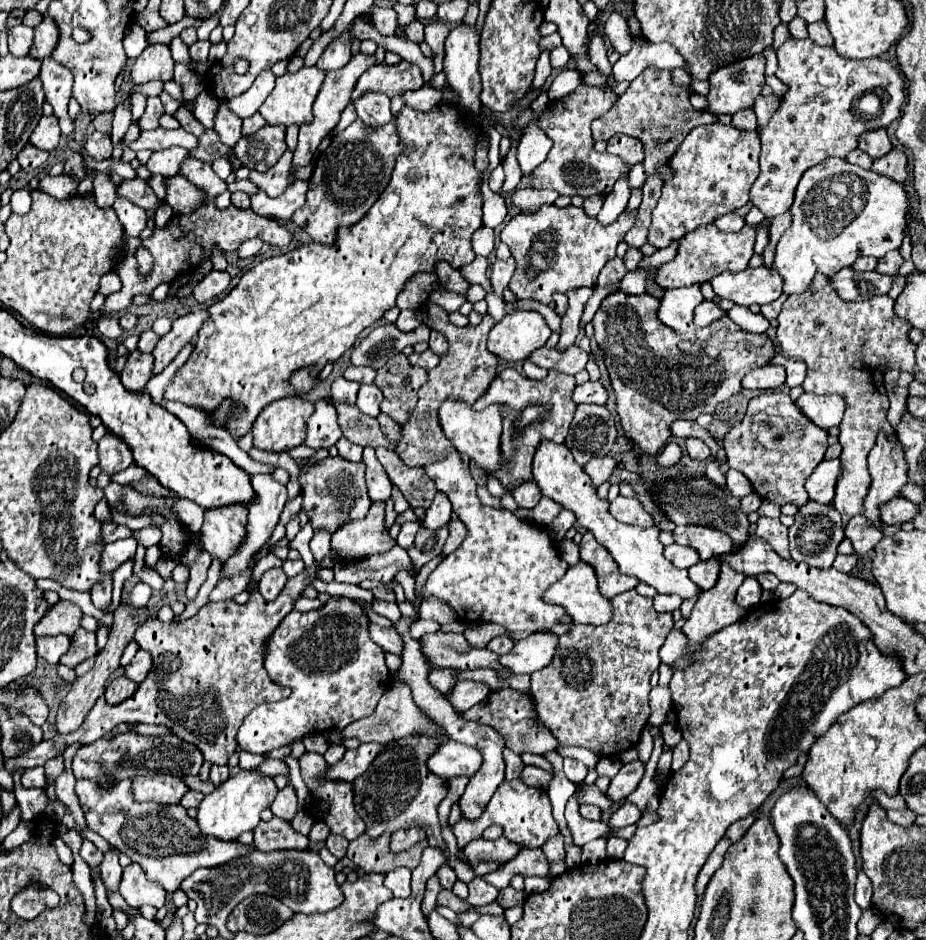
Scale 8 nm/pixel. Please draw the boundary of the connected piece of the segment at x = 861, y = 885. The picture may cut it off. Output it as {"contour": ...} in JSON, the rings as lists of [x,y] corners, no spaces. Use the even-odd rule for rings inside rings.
{"contour":[[[863,871],[857,873],[855,901],[859,903],[861,909],[871,909],[873,907],[873,903],[871,903],[871,881],[869,881],[869,877]]]}

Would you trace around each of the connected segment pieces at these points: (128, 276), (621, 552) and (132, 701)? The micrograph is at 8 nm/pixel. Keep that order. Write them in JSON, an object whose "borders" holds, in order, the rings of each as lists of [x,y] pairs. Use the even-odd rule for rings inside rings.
{"borders":[[[[187,157],[179,169],[179,173],[191,181],[197,189],[201,189],[205,193],[203,203],[189,215],[173,215],[171,221],[167,223],[167,227],[159,229],[153,227],[153,235],[149,239],[143,239],[143,247],[151,253],[153,257],[153,269],[147,275],[139,273],[139,265],[135,257],[123,257],[117,265],[115,265],[115,273],[121,277],[123,287],[117,293],[111,293],[103,305],[103,313],[119,313],[123,309],[127,309],[131,305],[131,299],[139,293],[151,295],[153,289],[161,283],[171,283],[175,281],[177,275],[187,273],[187,265],[191,269],[197,269],[205,259],[211,259],[213,249],[217,247],[221,253],[231,253],[235,251],[243,241],[259,237],[265,243],[277,245],[281,249],[287,249],[291,243],[291,233],[279,225],[277,221],[271,221],[267,217],[255,215],[251,209],[243,211],[243,209],[235,209],[235,207],[227,207],[227,209],[217,209],[215,207],[215,197],[227,190],[227,184],[220,179],[213,169],[203,163],[197,161],[193,157]]],[[[551,441],[539,445],[539,451],[535,453],[535,459],[533,459],[533,479],[543,497],[549,497],[551,501],[559,503],[563,509],[575,513],[577,523],[583,529],[591,531],[595,539],[611,553],[621,573],[637,577],[639,581],[655,587],[659,593],[675,593],[681,599],[691,599],[701,595],[701,589],[687,577],[687,571],[675,569],[663,557],[663,545],[659,543],[657,527],[625,525],[625,523],[619,523],[615,517],[611,517],[607,509],[609,501],[601,501],[597,497],[597,489],[591,483],[589,475],[583,471],[581,465],[575,463],[575,459],[571,457],[571,451],[565,445],[557,445]]],[[[329,551],[329,555],[325,555],[321,561],[315,561],[313,567],[303,569],[299,575],[291,577],[283,591],[279,593],[279,597],[275,601],[265,601],[263,595],[259,595],[257,591],[251,593],[249,601],[245,605],[237,605],[235,601],[219,601],[219,603],[207,603],[199,609],[197,615],[179,621],[179,623],[161,623],[159,619],[145,619],[137,631],[135,631],[135,641],[141,649],[147,649],[153,655],[153,667],[147,675],[147,679],[139,685],[139,689],[135,691],[133,697],[129,697],[127,701],[119,703],[119,705],[109,705],[105,701],[105,697],[101,697],[93,709],[87,713],[85,721],[81,723],[79,729],[75,729],[73,733],[57,733],[51,741],[41,741],[39,745],[35,745],[33,749],[29,749],[27,753],[23,753],[21,757],[17,757],[15,761],[5,761],[5,767],[9,771],[23,767],[39,767],[45,765],[49,759],[59,757],[69,745],[79,743],[79,745],[89,745],[93,741],[97,741],[99,737],[103,737],[105,733],[109,733],[113,729],[113,725],[117,723],[153,723],[153,725],[165,725],[167,729],[171,729],[173,735],[181,737],[183,741],[189,741],[193,745],[199,747],[199,751],[203,753],[203,757],[215,765],[227,765],[227,759],[231,753],[235,753],[237,749],[237,729],[243,723],[243,719],[261,703],[273,703],[279,699],[285,699],[291,695],[289,687],[281,687],[275,685],[269,677],[267,671],[263,669],[263,643],[267,643],[267,637],[277,629],[277,625],[283,621],[283,617],[287,613],[293,611],[297,599],[301,597],[303,589],[307,589],[311,585],[311,581],[317,577],[317,569],[321,567],[333,567],[337,561],[337,555],[333,551]]]]}

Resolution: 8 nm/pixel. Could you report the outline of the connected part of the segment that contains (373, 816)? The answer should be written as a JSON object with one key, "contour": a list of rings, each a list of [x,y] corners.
{"contour":[[[413,733],[401,739],[395,739],[395,749],[385,749],[379,753],[371,767],[353,781],[353,795],[355,795],[355,811],[367,825],[369,837],[379,837],[381,833],[421,827],[427,831],[429,845],[441,849],[443,855],[449,859],[447,843],[441,837],[441,825],[437,817],[437,807],[447,795],[447,781],[427,769],[427,759],[441,747],[439,737],[429,737],[421,733]]]}

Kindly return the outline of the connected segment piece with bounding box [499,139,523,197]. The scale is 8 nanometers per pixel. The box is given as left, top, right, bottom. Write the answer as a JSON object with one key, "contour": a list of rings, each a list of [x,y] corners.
{"contour":[[[513,139],[511,151],[509,151],[507,159],[503,161],[503,169],[505,169],[505,181],[503,181],[501,189],[499,189],[499,195],[501,195],[501,197],[509,197],[509,195],[511,195],[511,193],[517,189],[517,185],[519,185],[519,181],[521,181],[521,177],[523,177],[523,173],[521,173],[521,167],[519,167],[519,163],[517,163],[515,153],[517,153],[517,141]]]}

